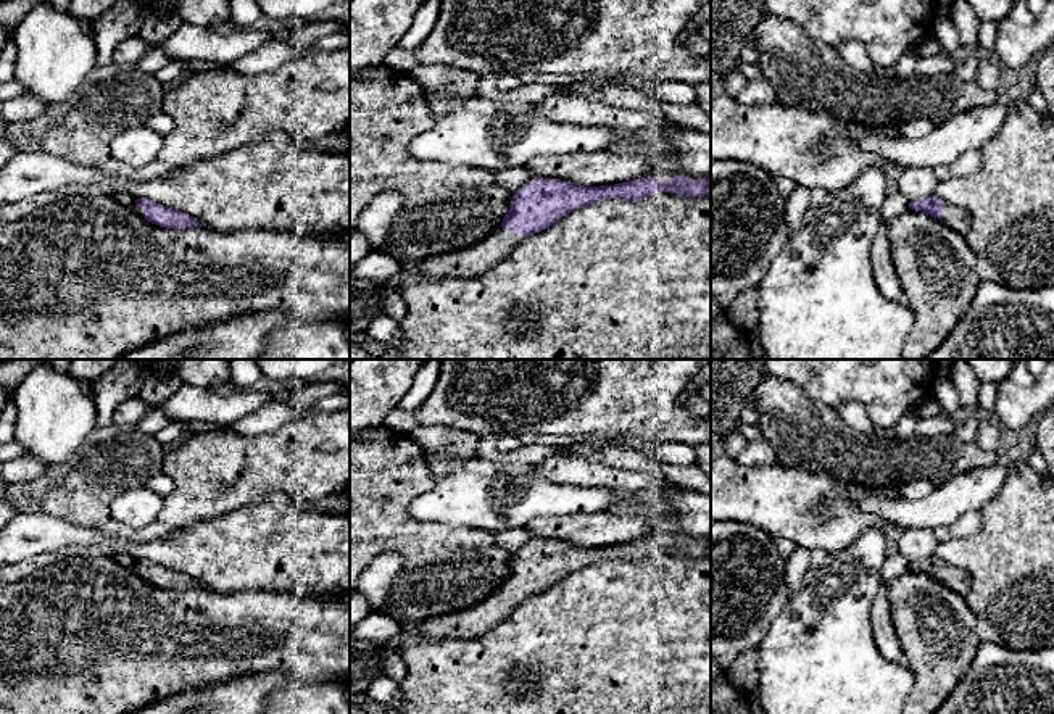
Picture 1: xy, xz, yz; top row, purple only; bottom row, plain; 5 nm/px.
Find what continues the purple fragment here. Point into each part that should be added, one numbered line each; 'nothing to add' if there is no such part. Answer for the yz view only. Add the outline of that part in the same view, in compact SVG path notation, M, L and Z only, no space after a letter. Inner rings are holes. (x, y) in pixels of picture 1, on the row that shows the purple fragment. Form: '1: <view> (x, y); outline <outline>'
1: yz (954, 216); outline M943 201L941 221L956 229L959 234L965 235L970 227L972 218L965 210Z

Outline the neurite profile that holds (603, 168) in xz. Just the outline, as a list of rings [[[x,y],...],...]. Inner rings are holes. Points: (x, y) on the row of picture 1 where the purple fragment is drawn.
[[[649,143],[624,153],[596,152],[562,156],[533,156],[524,168],[543,179],[567,181],[583,187],[614,185],[649,176],[666,148]]]

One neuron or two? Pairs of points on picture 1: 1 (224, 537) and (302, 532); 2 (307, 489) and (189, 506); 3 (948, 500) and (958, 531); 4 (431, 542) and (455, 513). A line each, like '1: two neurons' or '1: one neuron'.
1: one neuron
2: one neuron
3: two neurons
4: two neurons

